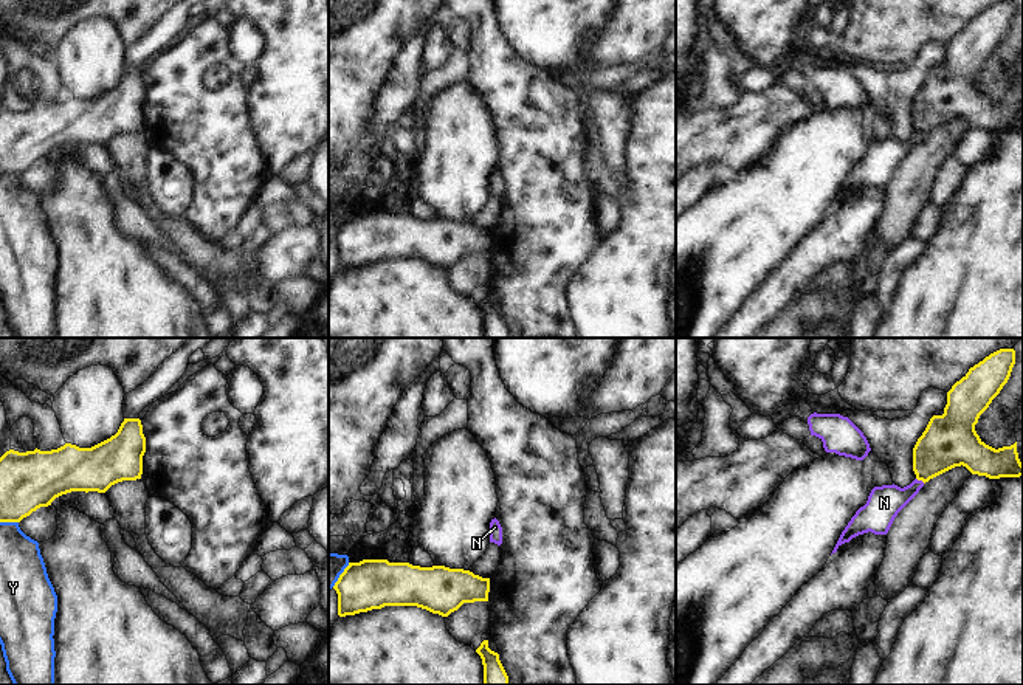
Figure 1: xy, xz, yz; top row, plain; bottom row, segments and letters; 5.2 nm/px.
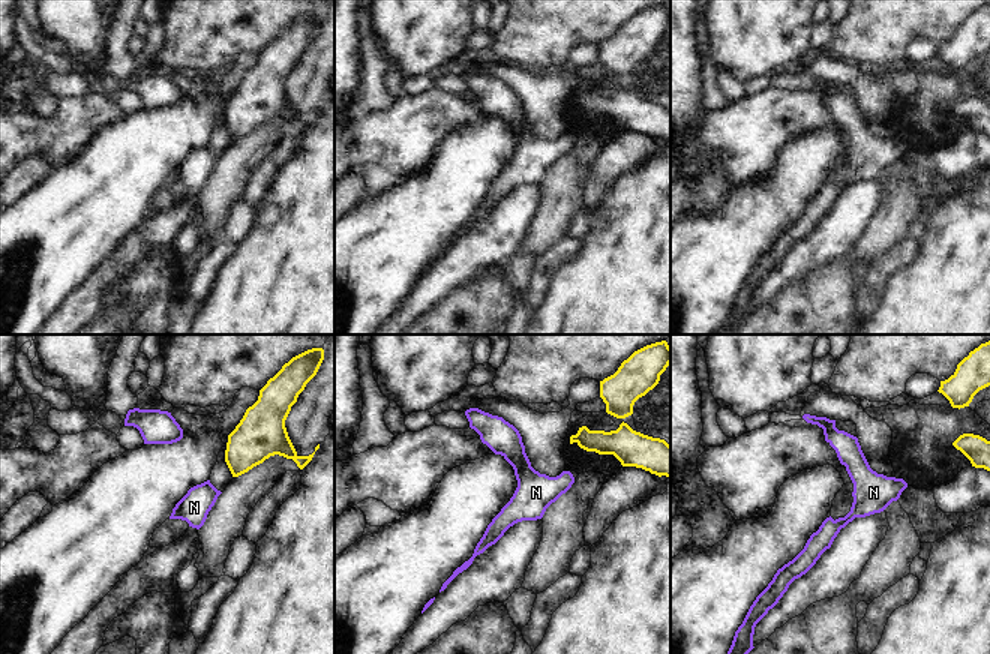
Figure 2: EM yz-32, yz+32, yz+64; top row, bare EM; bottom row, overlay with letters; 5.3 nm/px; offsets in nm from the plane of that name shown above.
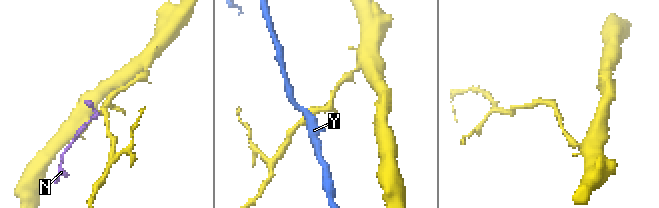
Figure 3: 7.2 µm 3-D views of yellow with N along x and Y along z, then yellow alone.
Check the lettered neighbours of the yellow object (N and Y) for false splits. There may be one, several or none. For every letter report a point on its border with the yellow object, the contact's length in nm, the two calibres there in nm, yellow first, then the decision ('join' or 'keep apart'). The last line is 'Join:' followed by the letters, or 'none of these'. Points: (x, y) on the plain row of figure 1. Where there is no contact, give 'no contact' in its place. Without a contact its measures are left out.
N: yz (921, 132) | 50 nm | 280/180 nm | keep apart
Y: xy (10, 174) | 100 nm | 300/240 nm | keep apart
Join: none of these

